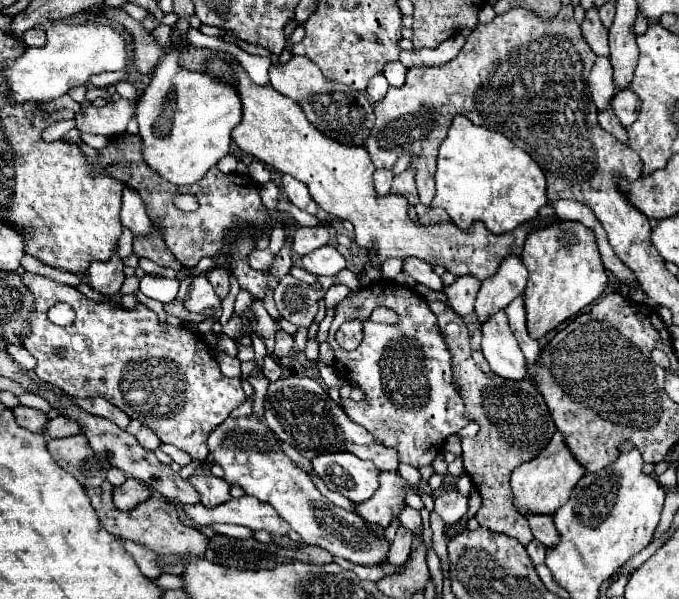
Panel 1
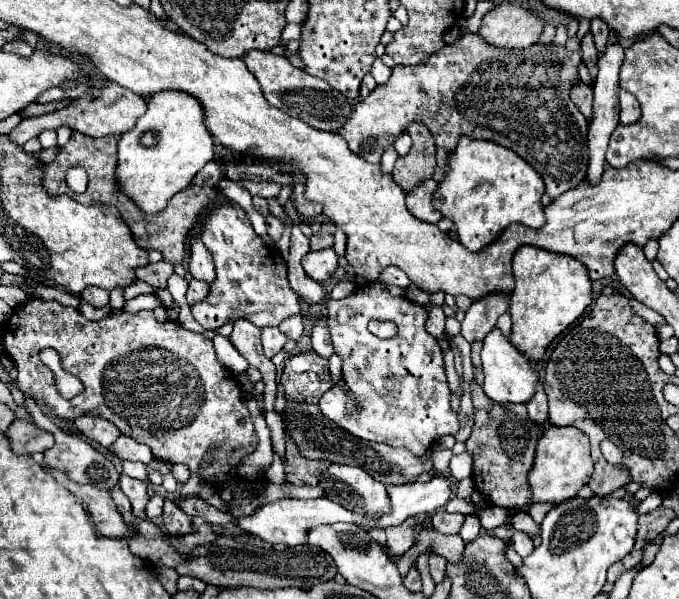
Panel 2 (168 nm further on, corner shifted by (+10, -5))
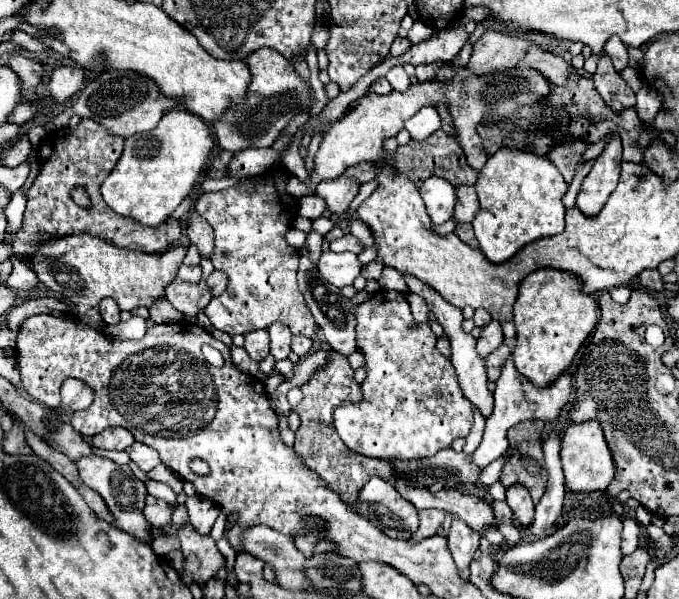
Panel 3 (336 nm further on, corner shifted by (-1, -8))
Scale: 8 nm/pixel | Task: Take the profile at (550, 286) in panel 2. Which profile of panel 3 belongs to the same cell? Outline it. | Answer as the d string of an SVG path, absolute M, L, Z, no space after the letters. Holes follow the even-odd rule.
M539 270L529 274L521 286L515 302L517 342L513 348L515 368L533 386L551 386L575 360L581 344L597 326L597 304L589 294L579 290L579 280L561 270Z

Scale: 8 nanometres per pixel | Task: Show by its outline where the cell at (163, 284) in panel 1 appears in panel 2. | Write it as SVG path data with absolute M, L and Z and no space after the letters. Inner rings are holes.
M154 293L138 295L138 297L124 303L126 311L142 311L142 309L156 309L156 307L162 307L162 299L158 295L154 295Z

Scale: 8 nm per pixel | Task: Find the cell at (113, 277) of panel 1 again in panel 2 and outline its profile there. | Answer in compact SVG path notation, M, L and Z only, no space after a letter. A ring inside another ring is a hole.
M86 287L82 291L80 299L88 301L94 307L104 307L108 303L108 289L102 289L102 287Z

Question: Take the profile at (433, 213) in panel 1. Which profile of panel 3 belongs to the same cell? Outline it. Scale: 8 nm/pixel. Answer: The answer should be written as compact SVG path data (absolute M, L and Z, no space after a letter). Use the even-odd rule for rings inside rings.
M429 178L419 188L419 194L427 206L427 214L433 224L443 224L455 210L455 188L443 178Z

